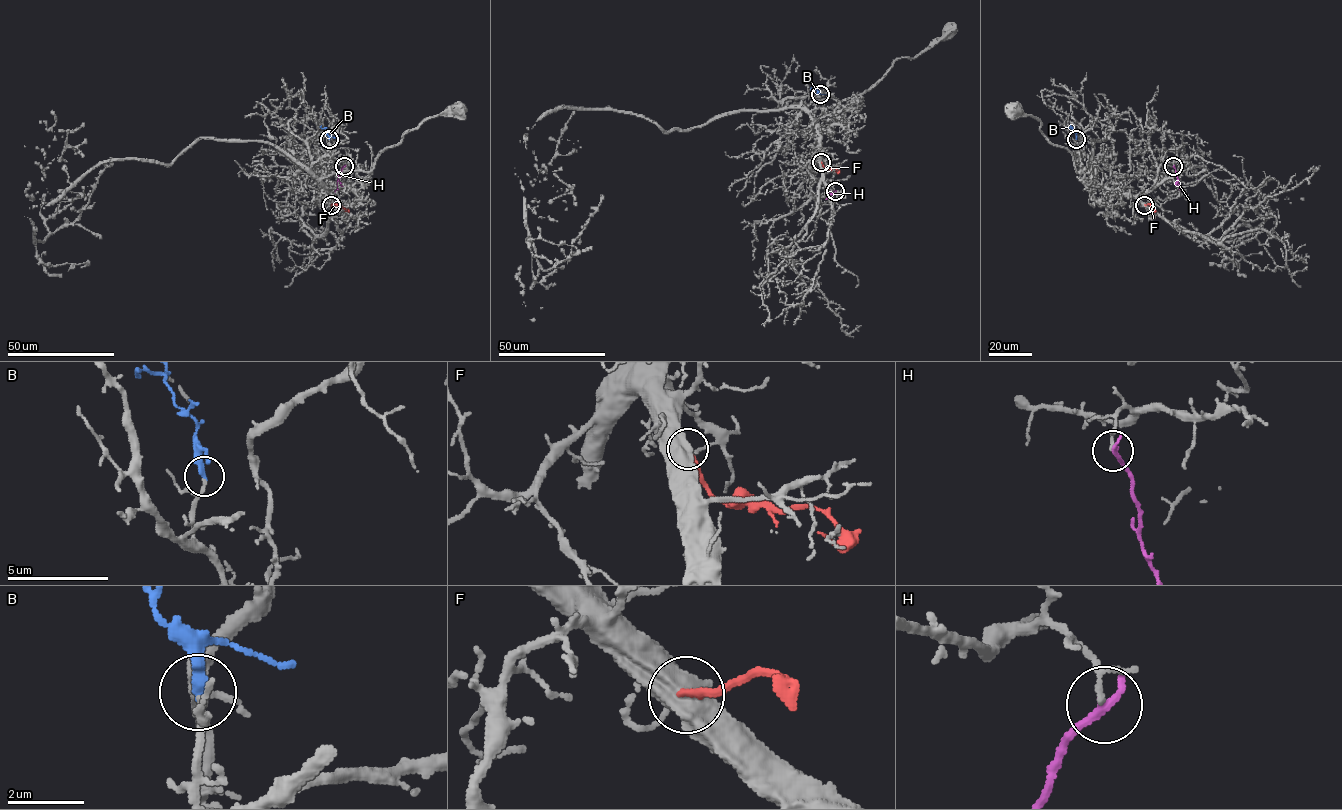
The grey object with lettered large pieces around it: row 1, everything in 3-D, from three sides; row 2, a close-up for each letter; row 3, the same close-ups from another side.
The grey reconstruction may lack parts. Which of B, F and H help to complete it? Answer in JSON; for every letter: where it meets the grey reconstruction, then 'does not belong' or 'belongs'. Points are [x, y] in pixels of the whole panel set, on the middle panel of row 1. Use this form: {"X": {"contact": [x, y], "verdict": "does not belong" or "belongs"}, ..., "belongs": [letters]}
{"B": {"contact": [820, 94], "verdict": "belongs"}, "F": {"contact": [821, 162], "verdict": "does not belong"}, "H": {"contact": [835, 191], "verdict": "does not belong"}, "belongs": ["B"]}

